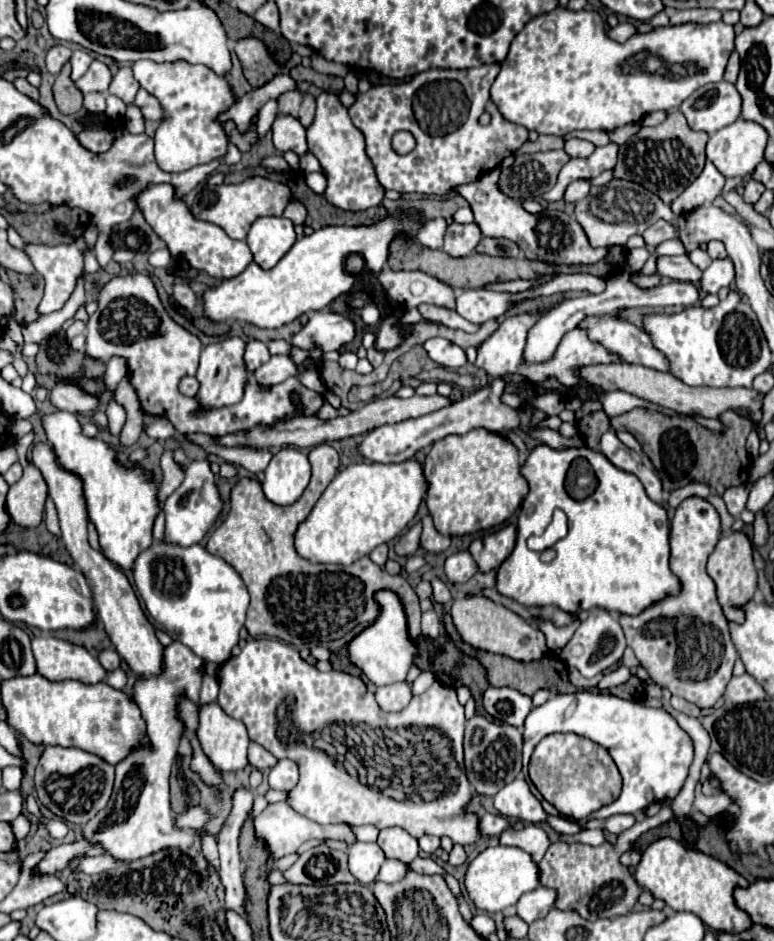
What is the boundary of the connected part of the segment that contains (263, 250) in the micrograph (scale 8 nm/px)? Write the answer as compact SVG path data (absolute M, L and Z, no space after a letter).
M260 218L252 224L246 242L254 254L254 262L270 270L296 242L294 224L288 218Z

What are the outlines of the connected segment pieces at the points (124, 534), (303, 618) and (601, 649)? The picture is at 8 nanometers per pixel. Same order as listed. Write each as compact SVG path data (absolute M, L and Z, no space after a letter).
M50 412L42 416L42 426L54 456L66 472L82 480L88 520L96 526L104 556L120 568L132 568L132 560L152 544L152 526L160 512L156 474L140 464L124 466L118 462L118 452L100 438L88 438L76 414Z
M322 442L312 448L310 464L312 480L304 496L292 506L274 506L264 496L262 486L256 480L242 478L232 488L228 518L208 540L206 550L224 558L242 576L250 592L246 630L250 636L266 634L280 638L298 650L312 644L338 640L356 626L370 626L376 620L378 604L374 594L386 588L400 596L406 610L408 634L412 640L416 640L422 634L418 596L402 576L384 574L386 570L382 566L378 568L378 564L374 564L368 556L356 560L350 566L328 566L312 564L296 552L296 530L310 516L322 492L338 474L338 452L328 442Z
M592 608L592 612L588 614L586 620L582 620L572 636L572 640L564 646L560 658L576 668L582 676L586 678L592 678L600 672L604 672L606 668L614 666L622 654L624 654L624 648L626 648L626 638L624 638L624 632L620 628L620 622L618 622L618 614L614 612L604 612L602 608Z

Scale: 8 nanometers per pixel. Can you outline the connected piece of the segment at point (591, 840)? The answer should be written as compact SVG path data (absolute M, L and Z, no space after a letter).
M584 830L584 832L578 832L574 836L562 836L562 840L564 842L584 842L590 846L600 846L606 842L602 830Z

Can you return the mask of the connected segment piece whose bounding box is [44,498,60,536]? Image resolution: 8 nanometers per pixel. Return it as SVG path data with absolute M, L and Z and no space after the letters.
M48 498L46 500L46 516L44 516L44 522L48 526L48 530L56 536L60 536L60 528L58 528L58 516L56 516L56 508L54 508L54 502Z

